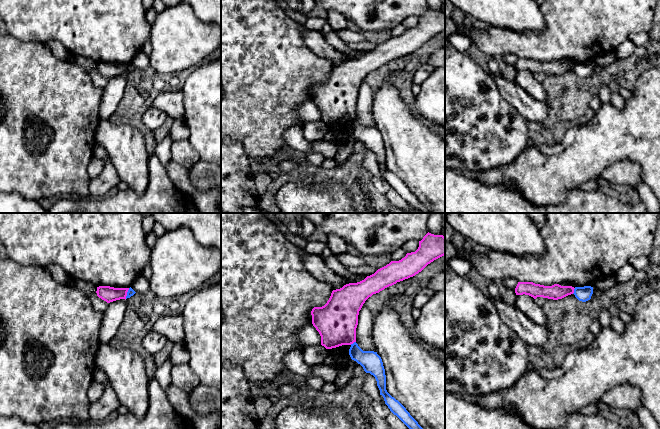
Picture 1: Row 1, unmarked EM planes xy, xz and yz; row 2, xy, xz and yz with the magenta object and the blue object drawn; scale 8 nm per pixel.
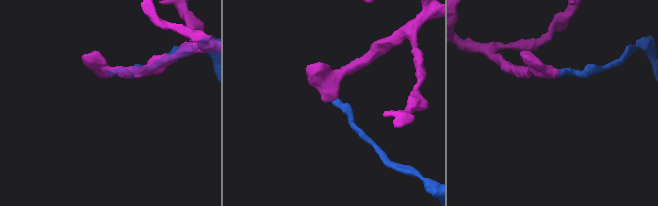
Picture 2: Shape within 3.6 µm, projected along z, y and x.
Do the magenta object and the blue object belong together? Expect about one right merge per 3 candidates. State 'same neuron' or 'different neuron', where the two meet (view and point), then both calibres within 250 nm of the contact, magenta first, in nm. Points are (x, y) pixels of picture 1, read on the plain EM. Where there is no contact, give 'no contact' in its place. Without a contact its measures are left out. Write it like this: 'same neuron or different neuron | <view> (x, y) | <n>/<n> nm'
different neuron | xy (126, 69) | 130/60 nm

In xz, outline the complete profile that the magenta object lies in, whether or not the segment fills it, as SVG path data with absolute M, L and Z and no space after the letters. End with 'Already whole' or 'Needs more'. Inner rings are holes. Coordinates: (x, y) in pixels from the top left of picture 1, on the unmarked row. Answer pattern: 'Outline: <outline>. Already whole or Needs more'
Outline: M428 8L423 15L419 17L419 23L415 28L407 29L406 32L399 37L391 37L360 58L349 59L340 65L333 66L329 76L324 82L314 83L311 87L312 100L321 112L321 121L326 125L332 125L342 121L351 121L356 118L359 87L369 73L397 58L415 52L428 40L444 31L445 13Z. Already whole

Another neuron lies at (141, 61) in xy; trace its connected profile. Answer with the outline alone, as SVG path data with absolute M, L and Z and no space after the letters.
M140 51L131 61L136 69L145 69L150 66L150 58L144 52Z

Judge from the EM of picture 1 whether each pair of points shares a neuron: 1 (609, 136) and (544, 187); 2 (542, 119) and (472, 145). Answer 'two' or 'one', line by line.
1: one
2: two

